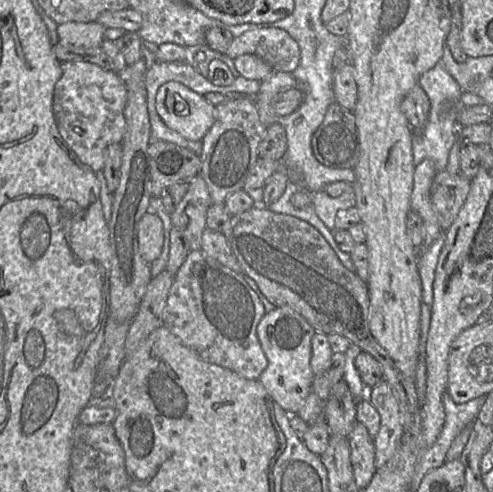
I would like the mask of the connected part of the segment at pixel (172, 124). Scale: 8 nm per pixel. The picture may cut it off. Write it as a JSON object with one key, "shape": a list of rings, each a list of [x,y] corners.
{"shape":[[[176,81],[158,89],[155,108],[168,128],[192,141],[202,141],[215,121],[215,105]]]}

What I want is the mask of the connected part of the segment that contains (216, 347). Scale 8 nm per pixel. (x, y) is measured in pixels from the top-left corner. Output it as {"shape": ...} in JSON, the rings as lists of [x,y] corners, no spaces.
{"shape":[[[199,249],[190,251],[188,253],[185,261],[173,278],[173,283],[168,294],[167,303],[164,311],[164,326],[177,338],[179,338],[186,347],[195,352],[203,361],[227,368],[246,379],[258,380],[260,375],[268,365],[267,357],[261,347],[256,331],[257,325],[265,314],[266,311],[264,305],[260,301],[258,295],[245,281],[244,273],[237,273],[233,271],[232,269],[221,264],[216,259],[208,256],[202,249]]]}

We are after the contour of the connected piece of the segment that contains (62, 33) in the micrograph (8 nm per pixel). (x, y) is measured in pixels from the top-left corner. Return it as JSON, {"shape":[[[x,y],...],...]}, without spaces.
{"shape":[[[65,22],[57,26],[59,43],[78,48],[97,47],[104,41],[106,27],[98,22]]]}

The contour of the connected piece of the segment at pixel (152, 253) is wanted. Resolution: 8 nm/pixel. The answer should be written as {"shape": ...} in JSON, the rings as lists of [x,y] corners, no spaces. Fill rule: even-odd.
{"shape":[[[146,212],[138,226],[139,250],[143,259],[152,263],[161,253],[164,242],[163,222],[156,214]]]}

